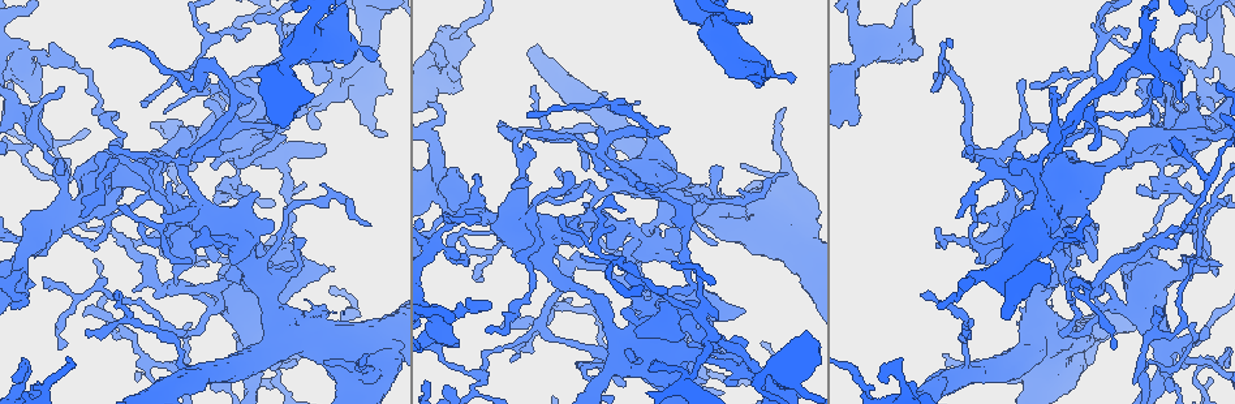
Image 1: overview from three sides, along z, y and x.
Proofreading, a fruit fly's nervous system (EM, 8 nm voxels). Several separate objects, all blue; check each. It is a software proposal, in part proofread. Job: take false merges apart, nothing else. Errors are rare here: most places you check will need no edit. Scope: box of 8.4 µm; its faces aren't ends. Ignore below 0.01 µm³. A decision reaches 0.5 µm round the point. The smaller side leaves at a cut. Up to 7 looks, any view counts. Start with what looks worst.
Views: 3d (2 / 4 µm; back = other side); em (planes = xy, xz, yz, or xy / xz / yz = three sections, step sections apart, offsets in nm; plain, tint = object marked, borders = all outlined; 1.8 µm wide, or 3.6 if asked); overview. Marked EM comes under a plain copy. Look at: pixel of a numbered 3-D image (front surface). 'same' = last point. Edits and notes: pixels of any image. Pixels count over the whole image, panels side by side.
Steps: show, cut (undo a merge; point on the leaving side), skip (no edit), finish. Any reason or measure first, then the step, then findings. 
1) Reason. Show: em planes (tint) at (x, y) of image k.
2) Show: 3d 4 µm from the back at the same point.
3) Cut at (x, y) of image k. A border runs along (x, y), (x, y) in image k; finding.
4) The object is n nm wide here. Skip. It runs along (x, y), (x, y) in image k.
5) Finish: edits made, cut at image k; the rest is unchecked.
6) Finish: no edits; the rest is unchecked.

Abrupt turn. Show: em 3.6 µm xy step 16 (borders) at (660, 341) of image 1.

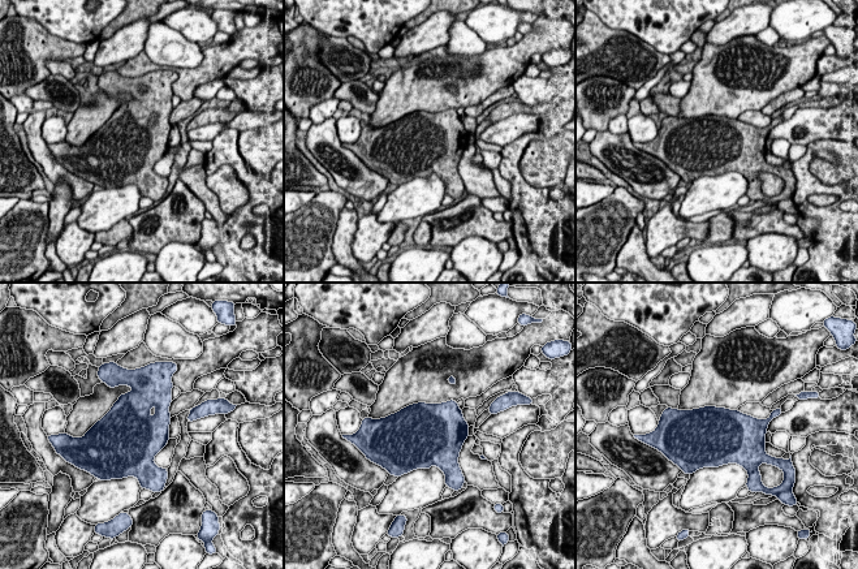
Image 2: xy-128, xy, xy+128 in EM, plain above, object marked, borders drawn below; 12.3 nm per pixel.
Another direction. Show: em 3.6 µm planes (borders) at the same point.

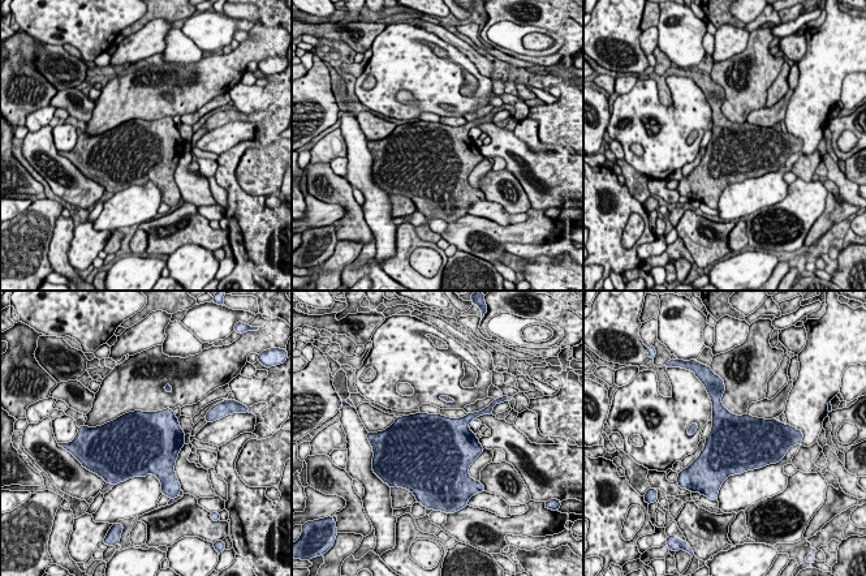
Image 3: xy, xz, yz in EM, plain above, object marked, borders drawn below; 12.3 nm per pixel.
Skip. One neuron here.

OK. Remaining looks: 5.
Four-way junction. Show: em yz step 8 (tint) at (29, 245) of image 1.

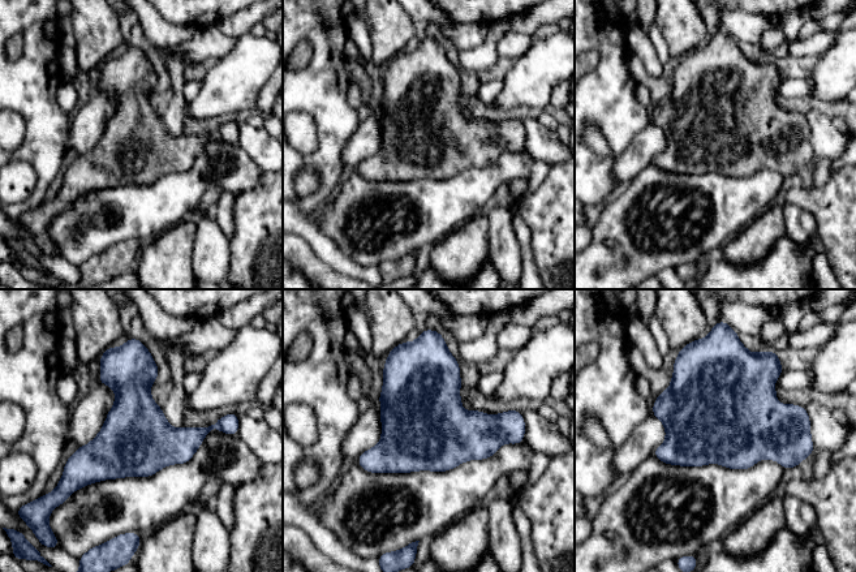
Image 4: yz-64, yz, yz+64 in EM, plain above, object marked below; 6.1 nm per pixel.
Show: em planes (tint) at the same point.

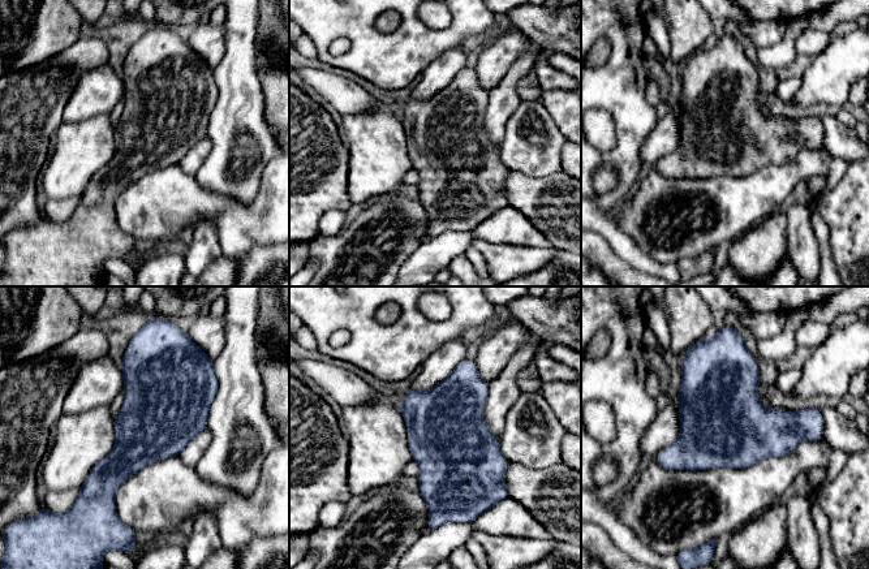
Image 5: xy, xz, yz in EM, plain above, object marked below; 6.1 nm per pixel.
Skip. One neuron here.

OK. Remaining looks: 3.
Show: em 3.6 µm planes (borders) at (374, 372) of image 1.

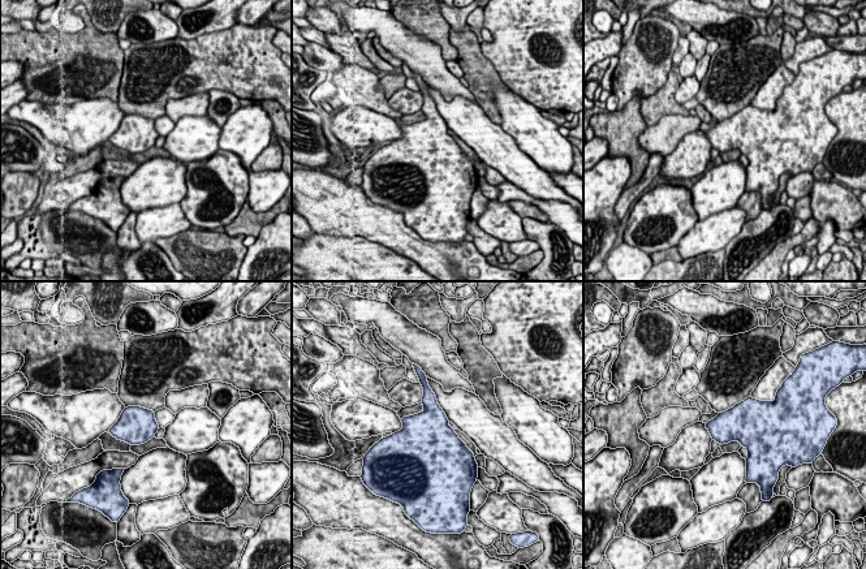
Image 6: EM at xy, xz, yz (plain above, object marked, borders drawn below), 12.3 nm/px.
The object is 440 nm wide here. Skip. All the same neuron.

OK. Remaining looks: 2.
Finish: no edits; the rest is unchecked.

